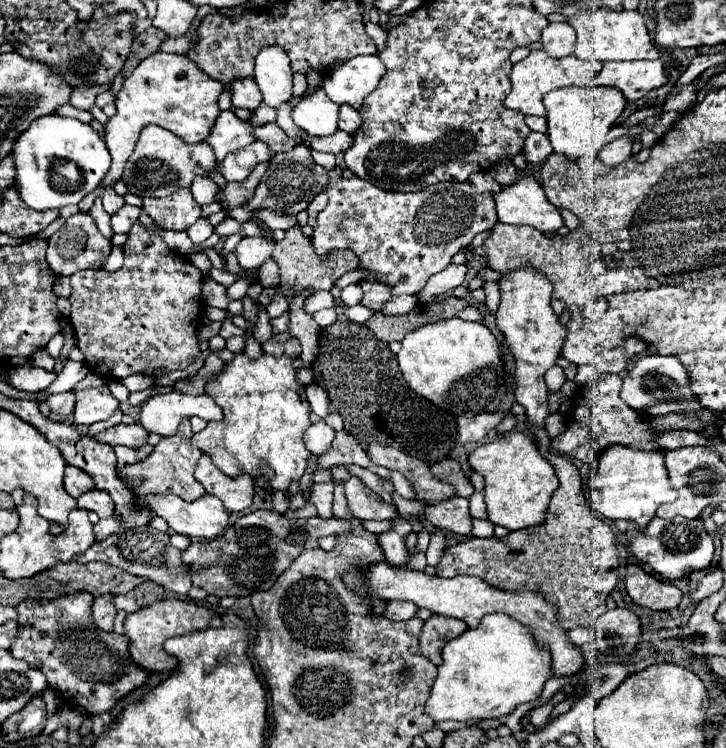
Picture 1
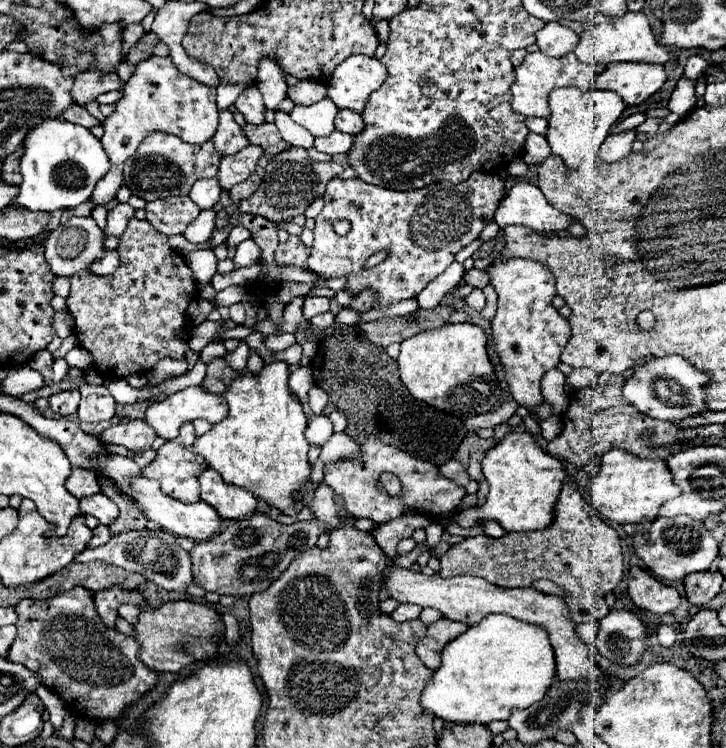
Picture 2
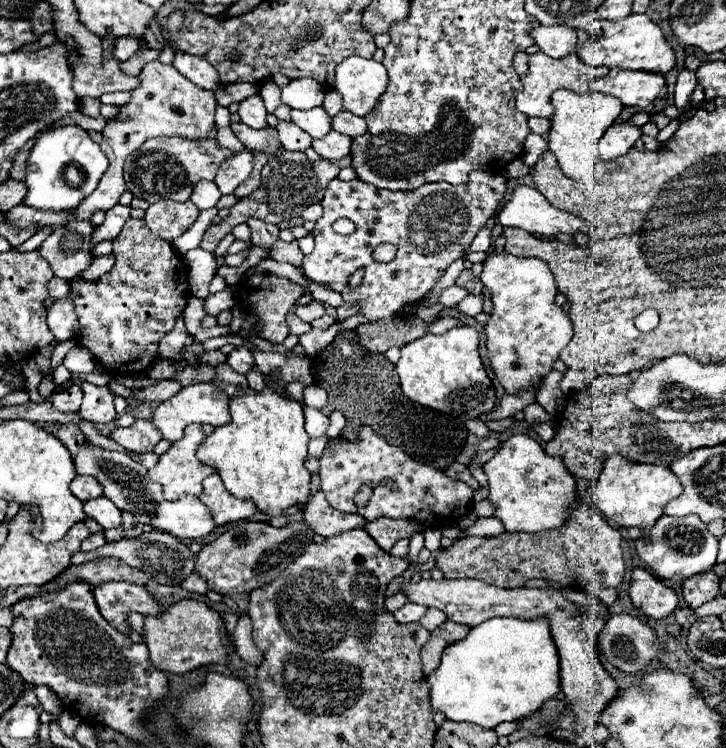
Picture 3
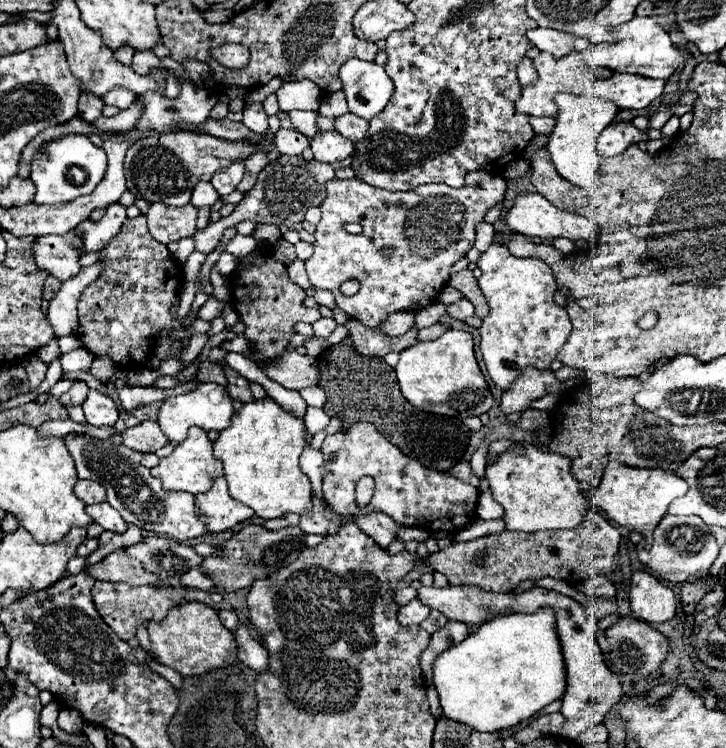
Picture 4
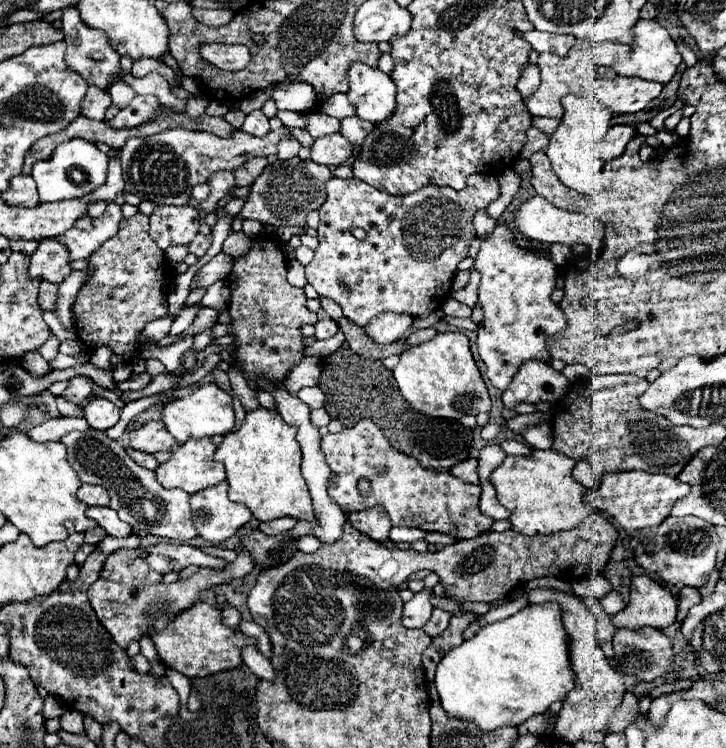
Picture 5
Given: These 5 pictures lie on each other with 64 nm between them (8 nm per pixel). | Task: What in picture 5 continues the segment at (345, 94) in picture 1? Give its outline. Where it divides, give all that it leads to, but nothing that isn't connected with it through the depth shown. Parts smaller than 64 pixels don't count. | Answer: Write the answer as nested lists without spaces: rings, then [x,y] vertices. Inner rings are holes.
[[[356,62],[356,64],[348,66],[346,80],[348,80],[348,86],[350,86],[348,100],[356,108],[358,118],[364,118],[364,120],[376,124],[376,122],[386,120],[392,114],[392,110],[396,106],[396,100],[394,100],[396,98],[396,86],[394,86],[392,78],[388,74],[384,74],[380,68],[368,68],[368,64]]]

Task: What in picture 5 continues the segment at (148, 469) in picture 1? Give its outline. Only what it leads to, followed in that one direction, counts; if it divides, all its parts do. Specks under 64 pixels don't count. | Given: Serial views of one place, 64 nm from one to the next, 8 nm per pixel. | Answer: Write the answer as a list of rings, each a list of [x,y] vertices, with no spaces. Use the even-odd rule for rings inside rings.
[[[210,438],[188,440],[176,448],[168,462],[160,464],[154,474],[164,488],[182,488],[188,494],[210,488],[226,480],[224,464],[214,460],[216,446]]]

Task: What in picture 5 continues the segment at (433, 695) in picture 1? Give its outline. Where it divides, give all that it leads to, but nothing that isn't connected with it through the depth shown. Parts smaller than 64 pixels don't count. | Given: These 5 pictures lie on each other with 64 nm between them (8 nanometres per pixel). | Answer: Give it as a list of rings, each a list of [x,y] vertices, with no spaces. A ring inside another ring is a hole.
[[[526,606],[506,620],[484,626],[474,638],[464,640],[460,646],[446,652],[446,656],[438,662],[434,684],[440,694],[440,704],[448,716],[474,722],[484,732],[492,732],[502,726],[520,726],[530,716],[546,712],[552,702],[564,700],[574,688],[574,674],[568,660],[568,638],[562,626],[560,606]]]

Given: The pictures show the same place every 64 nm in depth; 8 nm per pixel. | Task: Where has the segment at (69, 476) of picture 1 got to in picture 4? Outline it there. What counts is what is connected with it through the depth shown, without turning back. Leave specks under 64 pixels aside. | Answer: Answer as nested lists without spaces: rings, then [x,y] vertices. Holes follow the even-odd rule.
[[[78,480],[74,486],[74,494],[84,502],[84,504],[94,504],[94,502],[104,502],[106,492],[96,484],[94,480]]]

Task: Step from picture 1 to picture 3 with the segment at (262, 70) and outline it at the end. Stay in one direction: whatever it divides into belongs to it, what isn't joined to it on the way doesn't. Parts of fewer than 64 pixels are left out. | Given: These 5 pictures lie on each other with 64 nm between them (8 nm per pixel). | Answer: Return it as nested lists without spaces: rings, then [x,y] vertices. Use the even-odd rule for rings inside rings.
[[[266,76],[262,80],[262,84],[260,84],[260,96],[262,96],[268,112],[274,112],[278,108],[278,104],[280,104],[280,92],[282,92],[282,88],[278,84],[274,84],[272,76]]]

